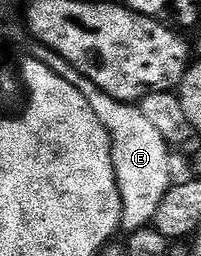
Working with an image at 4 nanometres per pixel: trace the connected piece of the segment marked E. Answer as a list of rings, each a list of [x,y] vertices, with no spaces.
[[[36,46],[33,57],[39,63],[44,63],[53,73],[65,77],[69,85],[76,87],[83,94],[85,101],[97,113],[97,117],[105,125],[105,129],[111,138],[111,152],[113,153],[113,169],[117,173],[117,185],[121,193],[121,205],[123,206],[123,221],[121,224],[124,232],[140,231],[150,224],[151,218],[157,213],[157,205],[161,205],[161,197],[171,188],[173,176],[171,176],[171,155],[169,144],[163,140],[161,133],[157,133],[156,127],[149,122],[149,117],[138,106],[122,103],[109,93],[97,89],[89,77],[77,73],[69,61],[65,61],[53,49]]]

